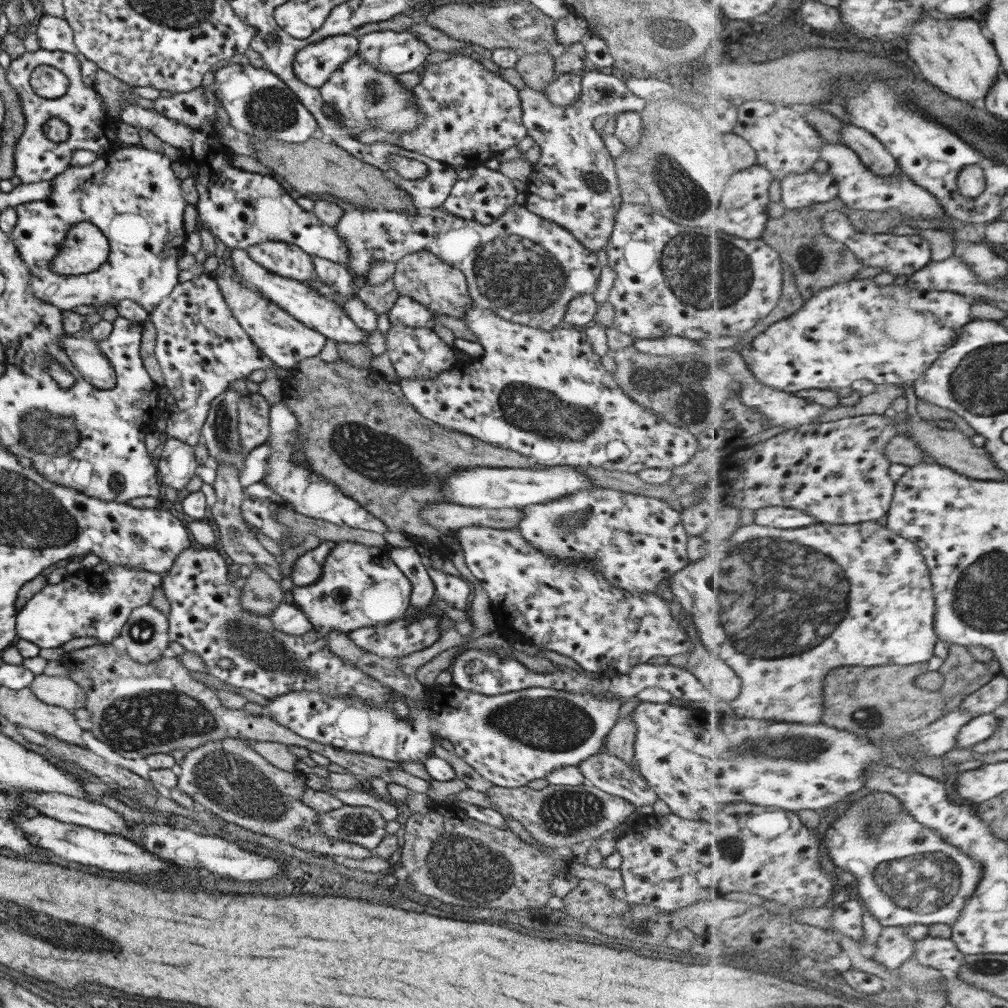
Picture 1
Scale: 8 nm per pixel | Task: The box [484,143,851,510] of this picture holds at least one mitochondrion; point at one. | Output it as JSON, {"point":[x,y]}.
{"point":[705,271]}

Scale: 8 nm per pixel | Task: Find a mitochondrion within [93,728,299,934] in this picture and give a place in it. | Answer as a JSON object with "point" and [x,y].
{"point":[240,788]}

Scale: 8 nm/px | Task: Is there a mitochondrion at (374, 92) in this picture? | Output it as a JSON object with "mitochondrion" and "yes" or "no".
{"mitochondrion":"yes"}

